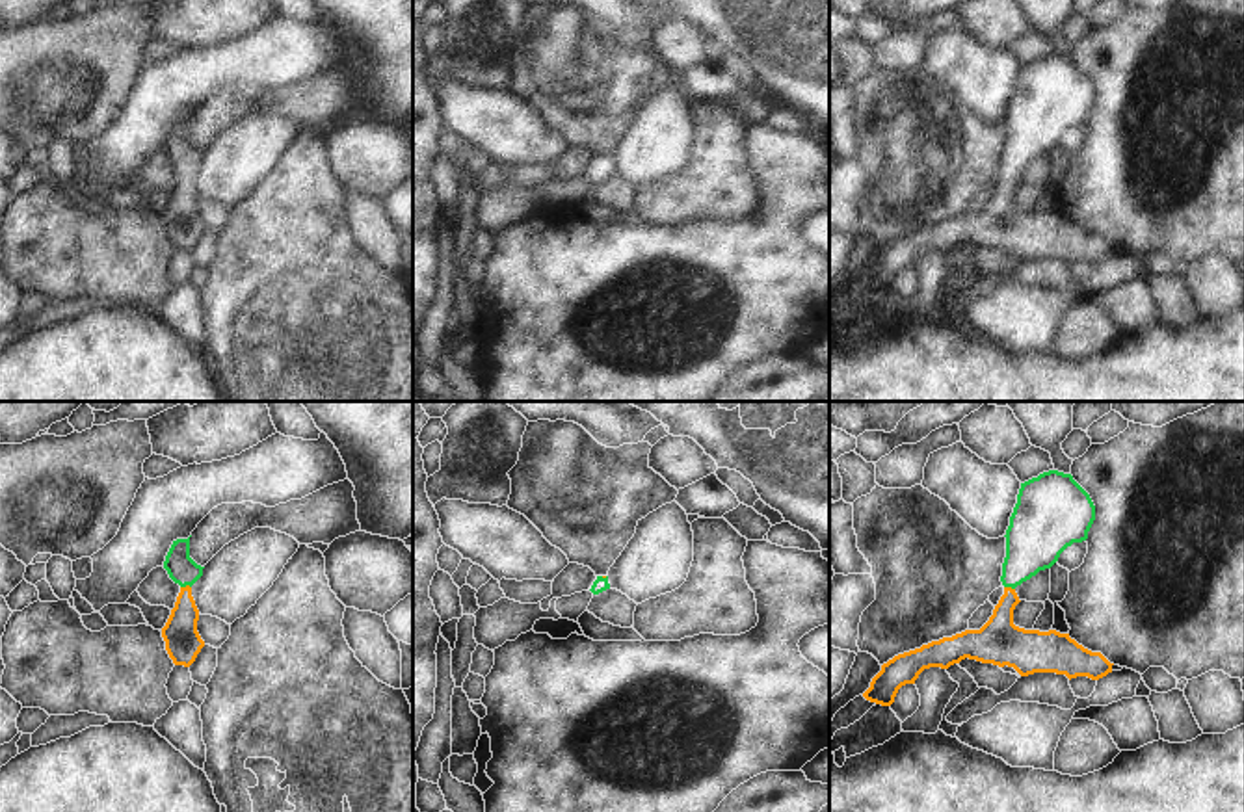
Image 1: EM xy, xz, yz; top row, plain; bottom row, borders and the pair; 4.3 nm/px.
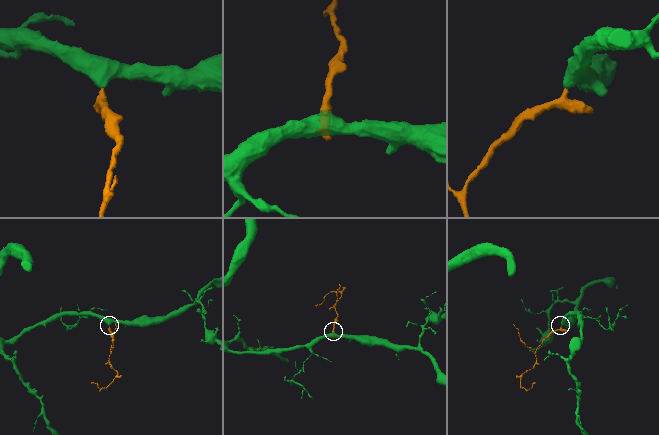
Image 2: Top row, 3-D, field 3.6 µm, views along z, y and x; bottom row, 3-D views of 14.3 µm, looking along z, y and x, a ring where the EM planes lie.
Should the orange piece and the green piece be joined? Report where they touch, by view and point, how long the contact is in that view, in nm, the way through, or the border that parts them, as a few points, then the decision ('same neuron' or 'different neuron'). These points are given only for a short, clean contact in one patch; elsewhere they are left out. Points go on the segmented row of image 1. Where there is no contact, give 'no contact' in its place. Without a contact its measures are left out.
xy (186, 586) | 50 nm | across xy (183, 641), (186, 586), (186, 573), (181, 567) | same neuron

